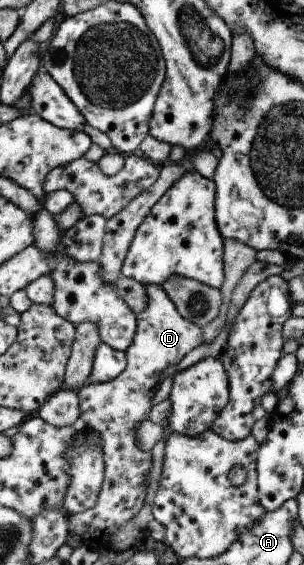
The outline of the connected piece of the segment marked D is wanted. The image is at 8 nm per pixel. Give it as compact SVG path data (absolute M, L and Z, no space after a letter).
M145 285L144 289L146 289L147 298L146 309L135 315L136 331L132 343L124 351L126 359L124 371L111 381L87 383L76 391L77 399L80 401L79 424L85 425L87 429L97 433L103 454L103 479L96 506L80 514L68 515L69 533L73 532L80 536L83 545L90 549L105 547L109 537L115 533L118 527L126 524L143 506L146 489L145 475L151 468L151 453L142 452L135 445L136 425L147 420L151 409L151 399L161 381L158 377L166 369L170 369L170 365L177 365L188 352L201 345L202 342L201 329L178 315L174 305L159 285Z

